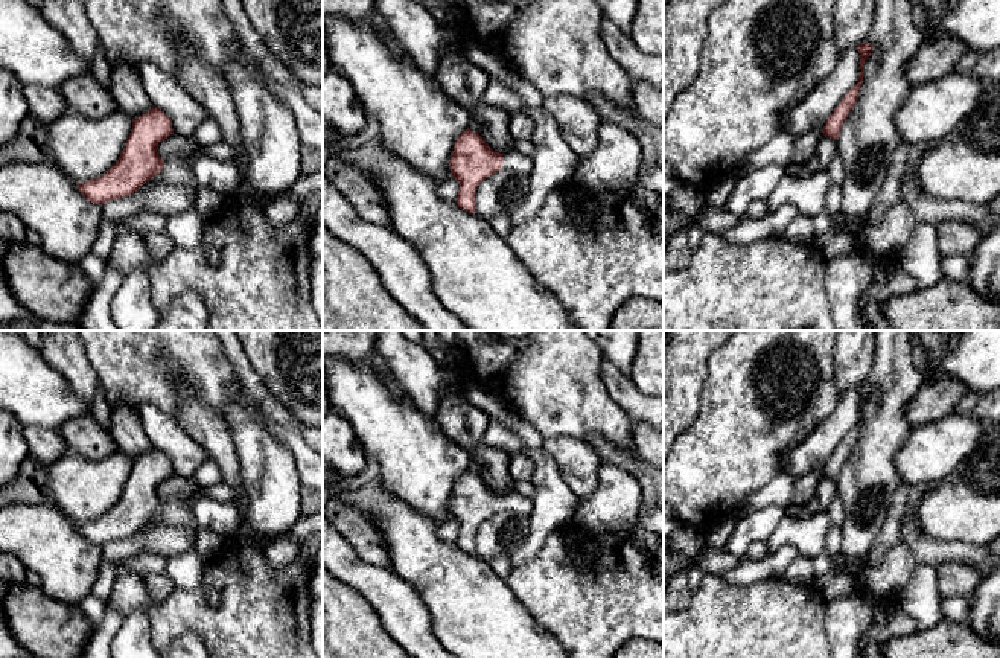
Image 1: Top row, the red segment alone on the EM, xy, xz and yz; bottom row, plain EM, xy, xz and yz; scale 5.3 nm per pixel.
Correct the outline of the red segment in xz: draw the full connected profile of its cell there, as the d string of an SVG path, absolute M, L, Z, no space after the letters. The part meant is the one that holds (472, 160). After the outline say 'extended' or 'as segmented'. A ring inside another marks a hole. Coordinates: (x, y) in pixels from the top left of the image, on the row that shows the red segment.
M467 128L455 139L449 160L451 174L460 183L455 204L469 213L476 213L475 193L487 177L499 171L530 174L533 164L531 155L518 151L495 152L476 131Z; extended

